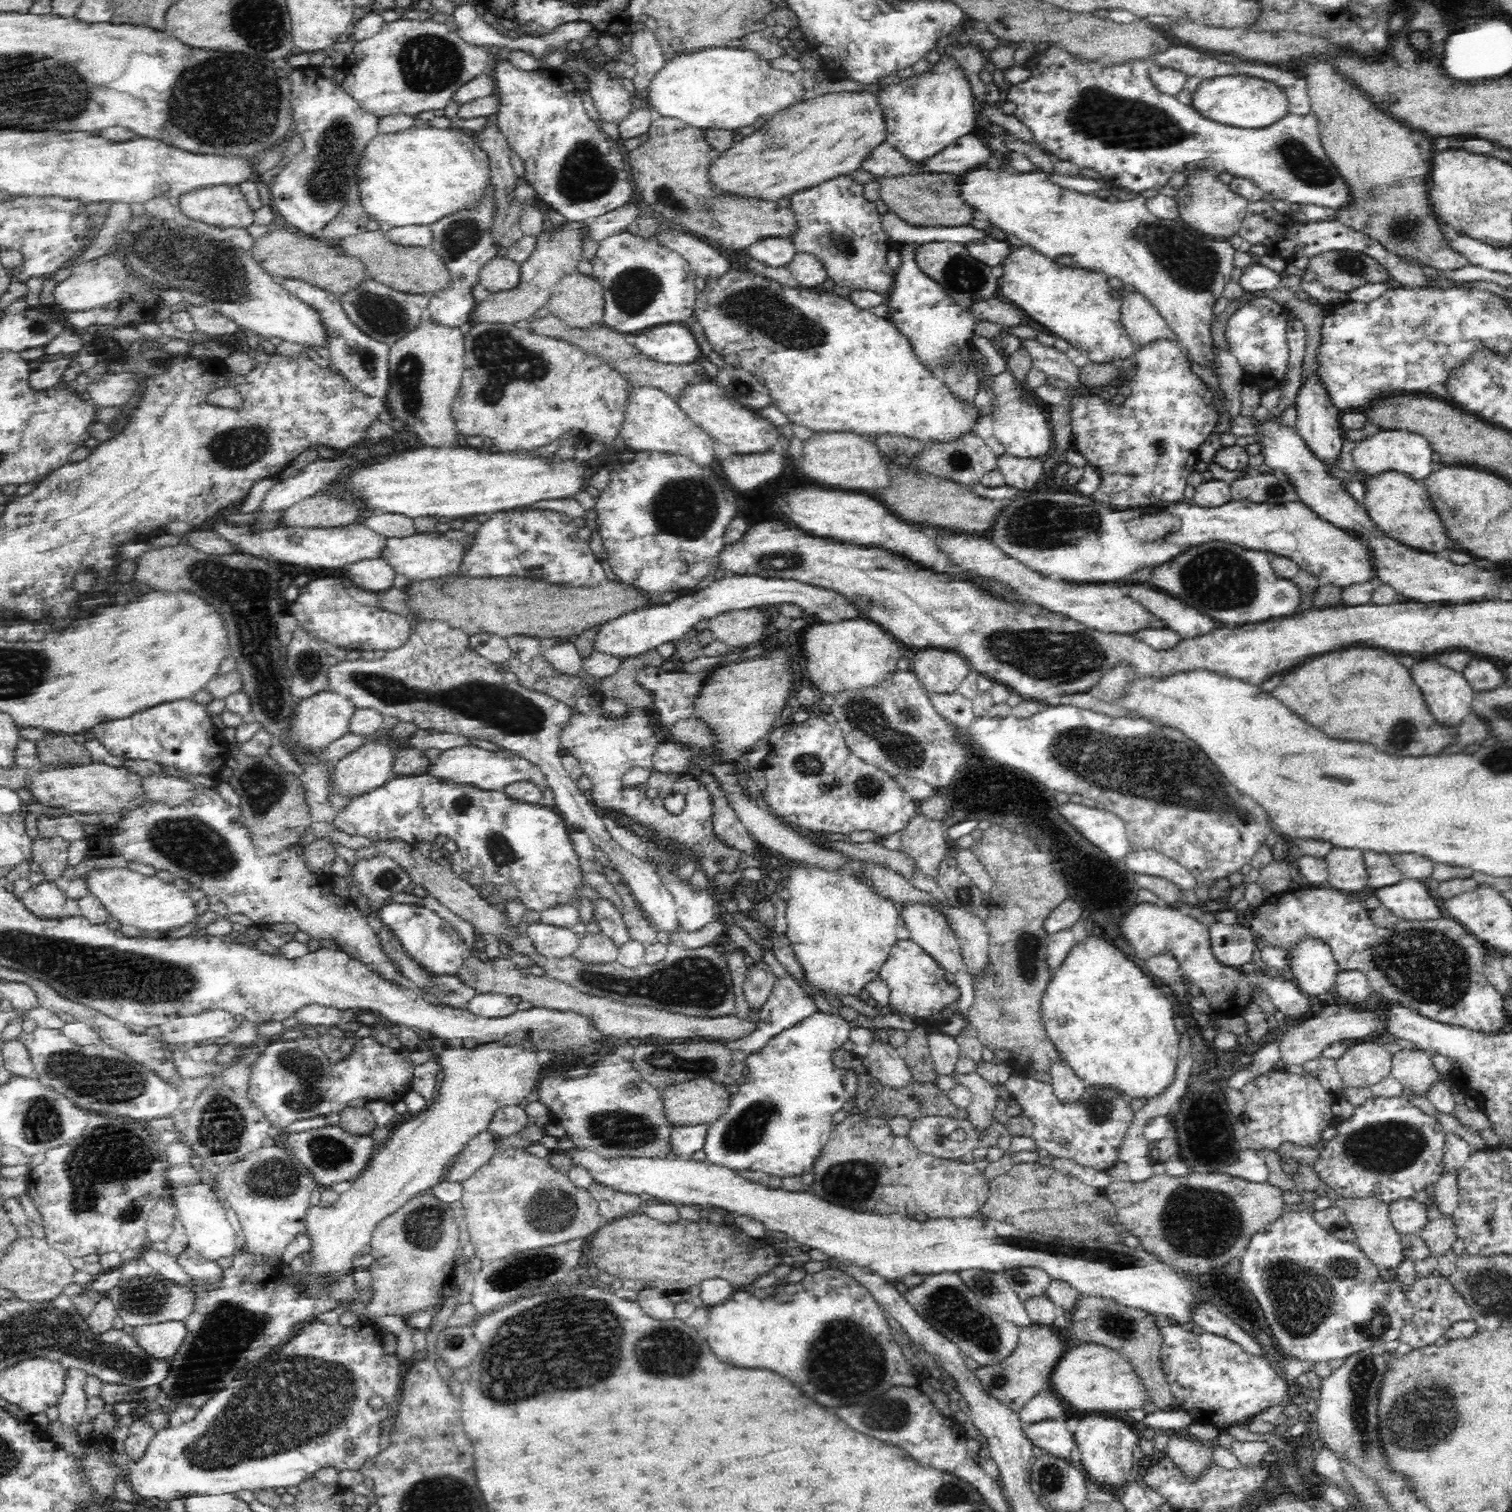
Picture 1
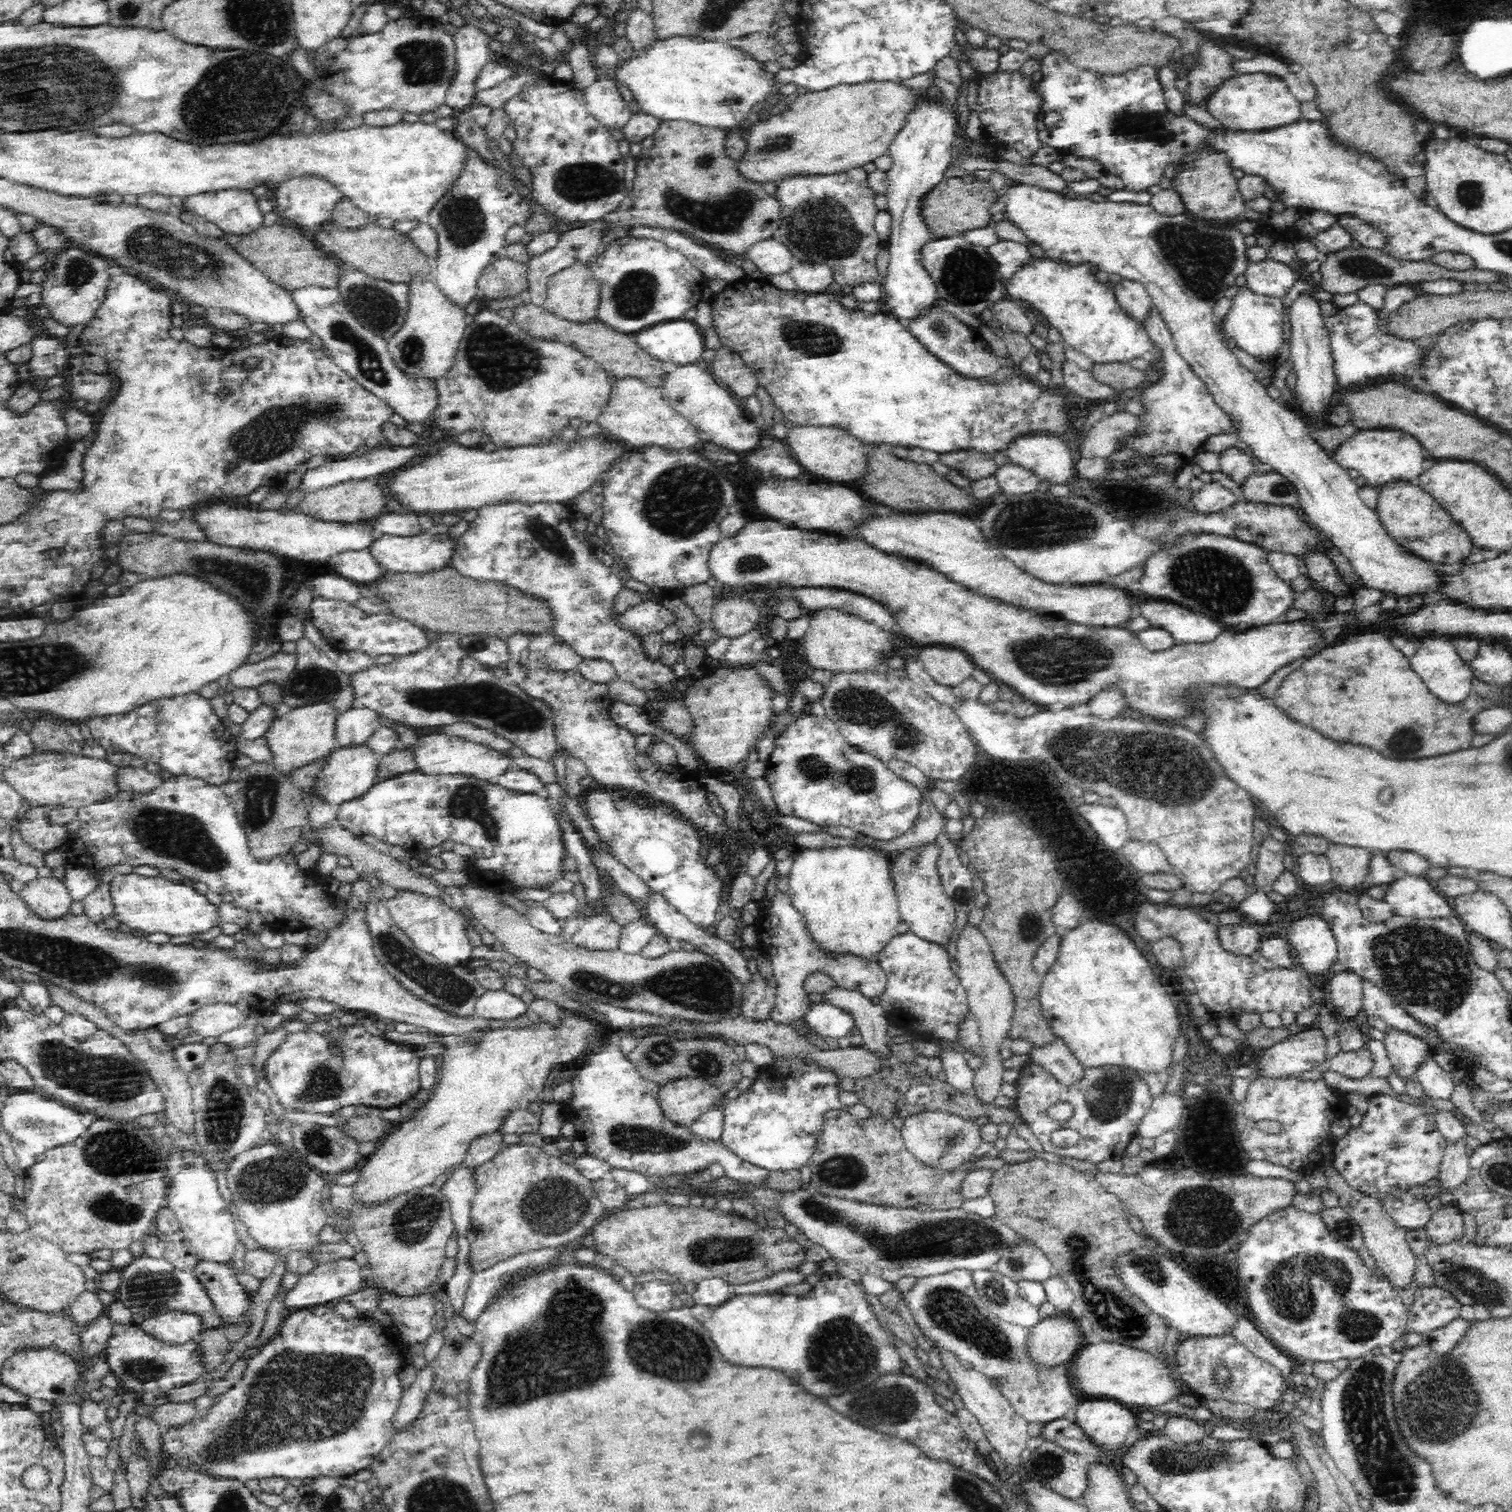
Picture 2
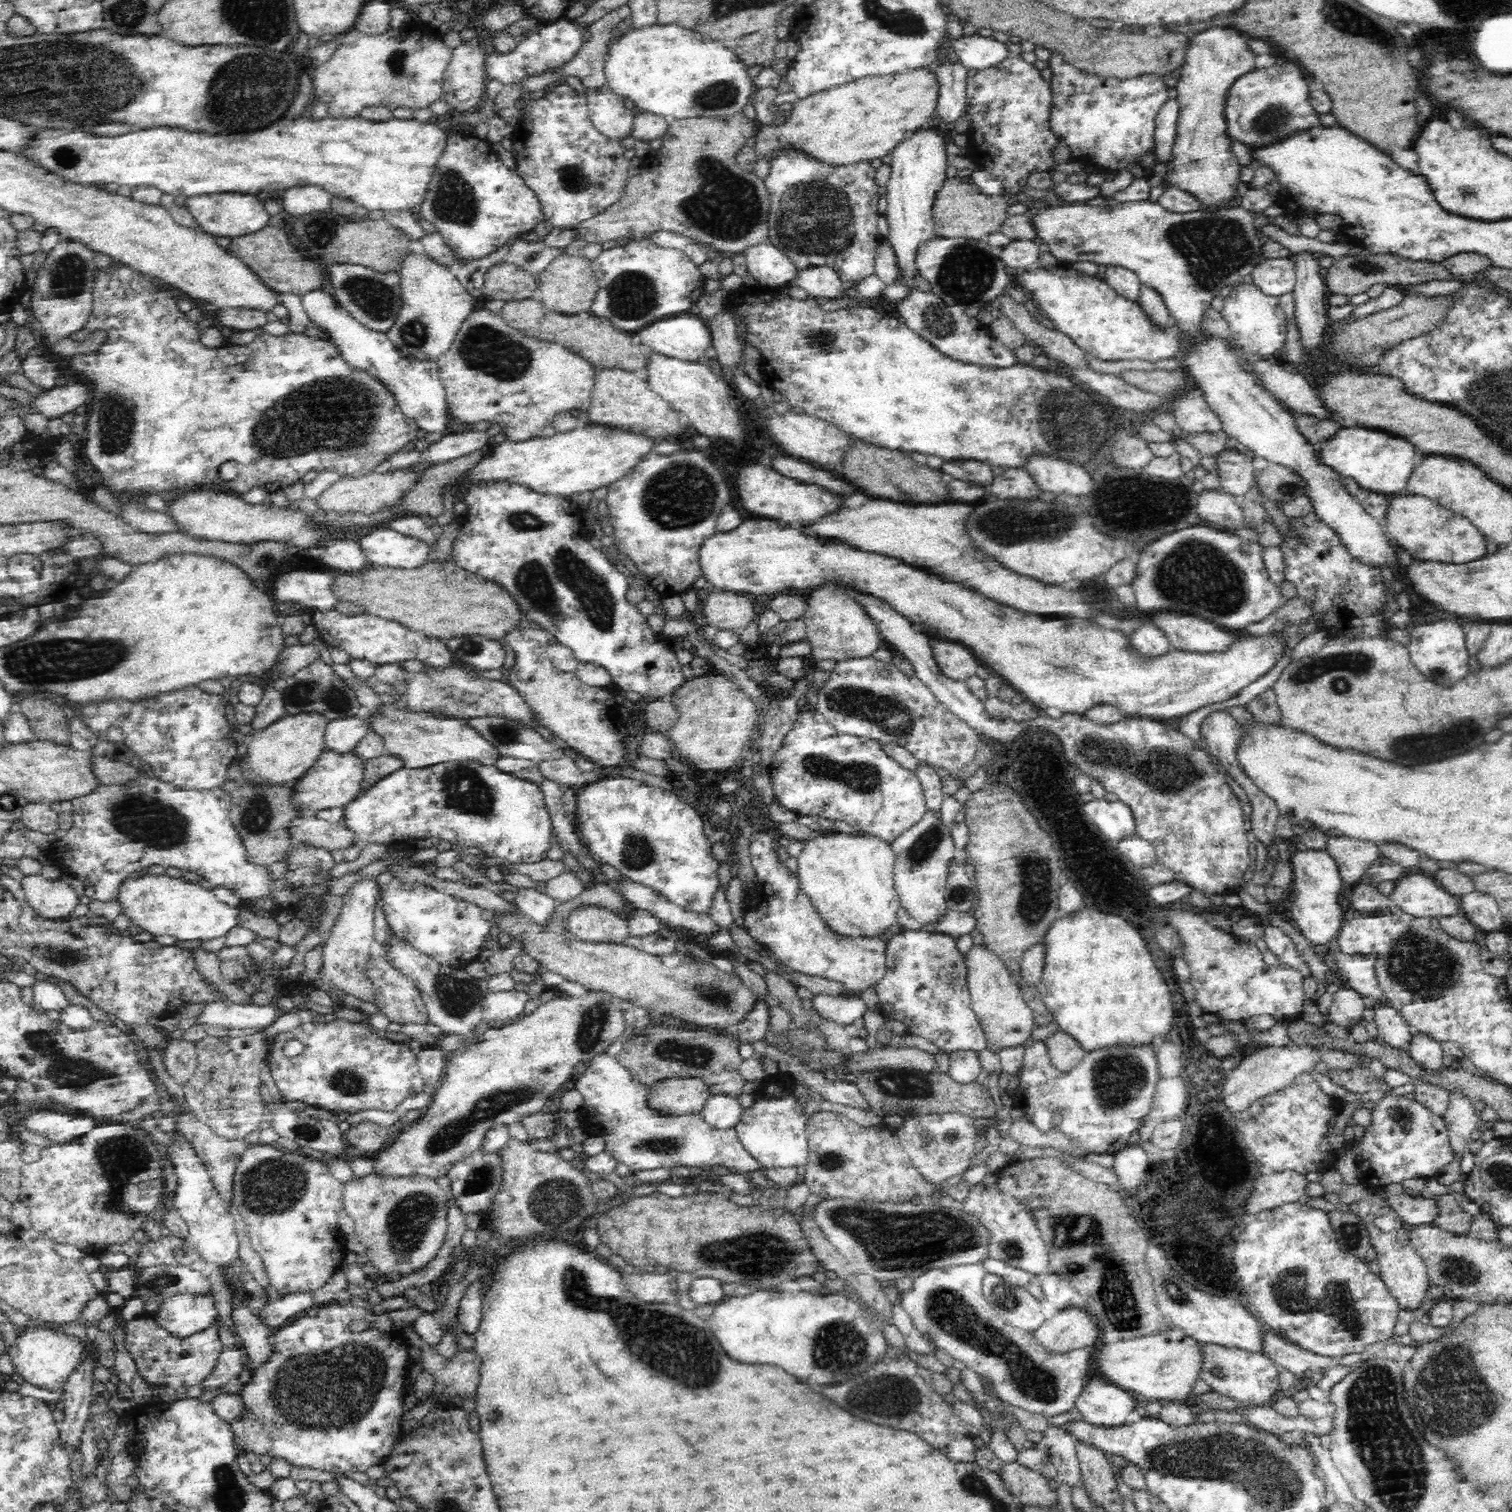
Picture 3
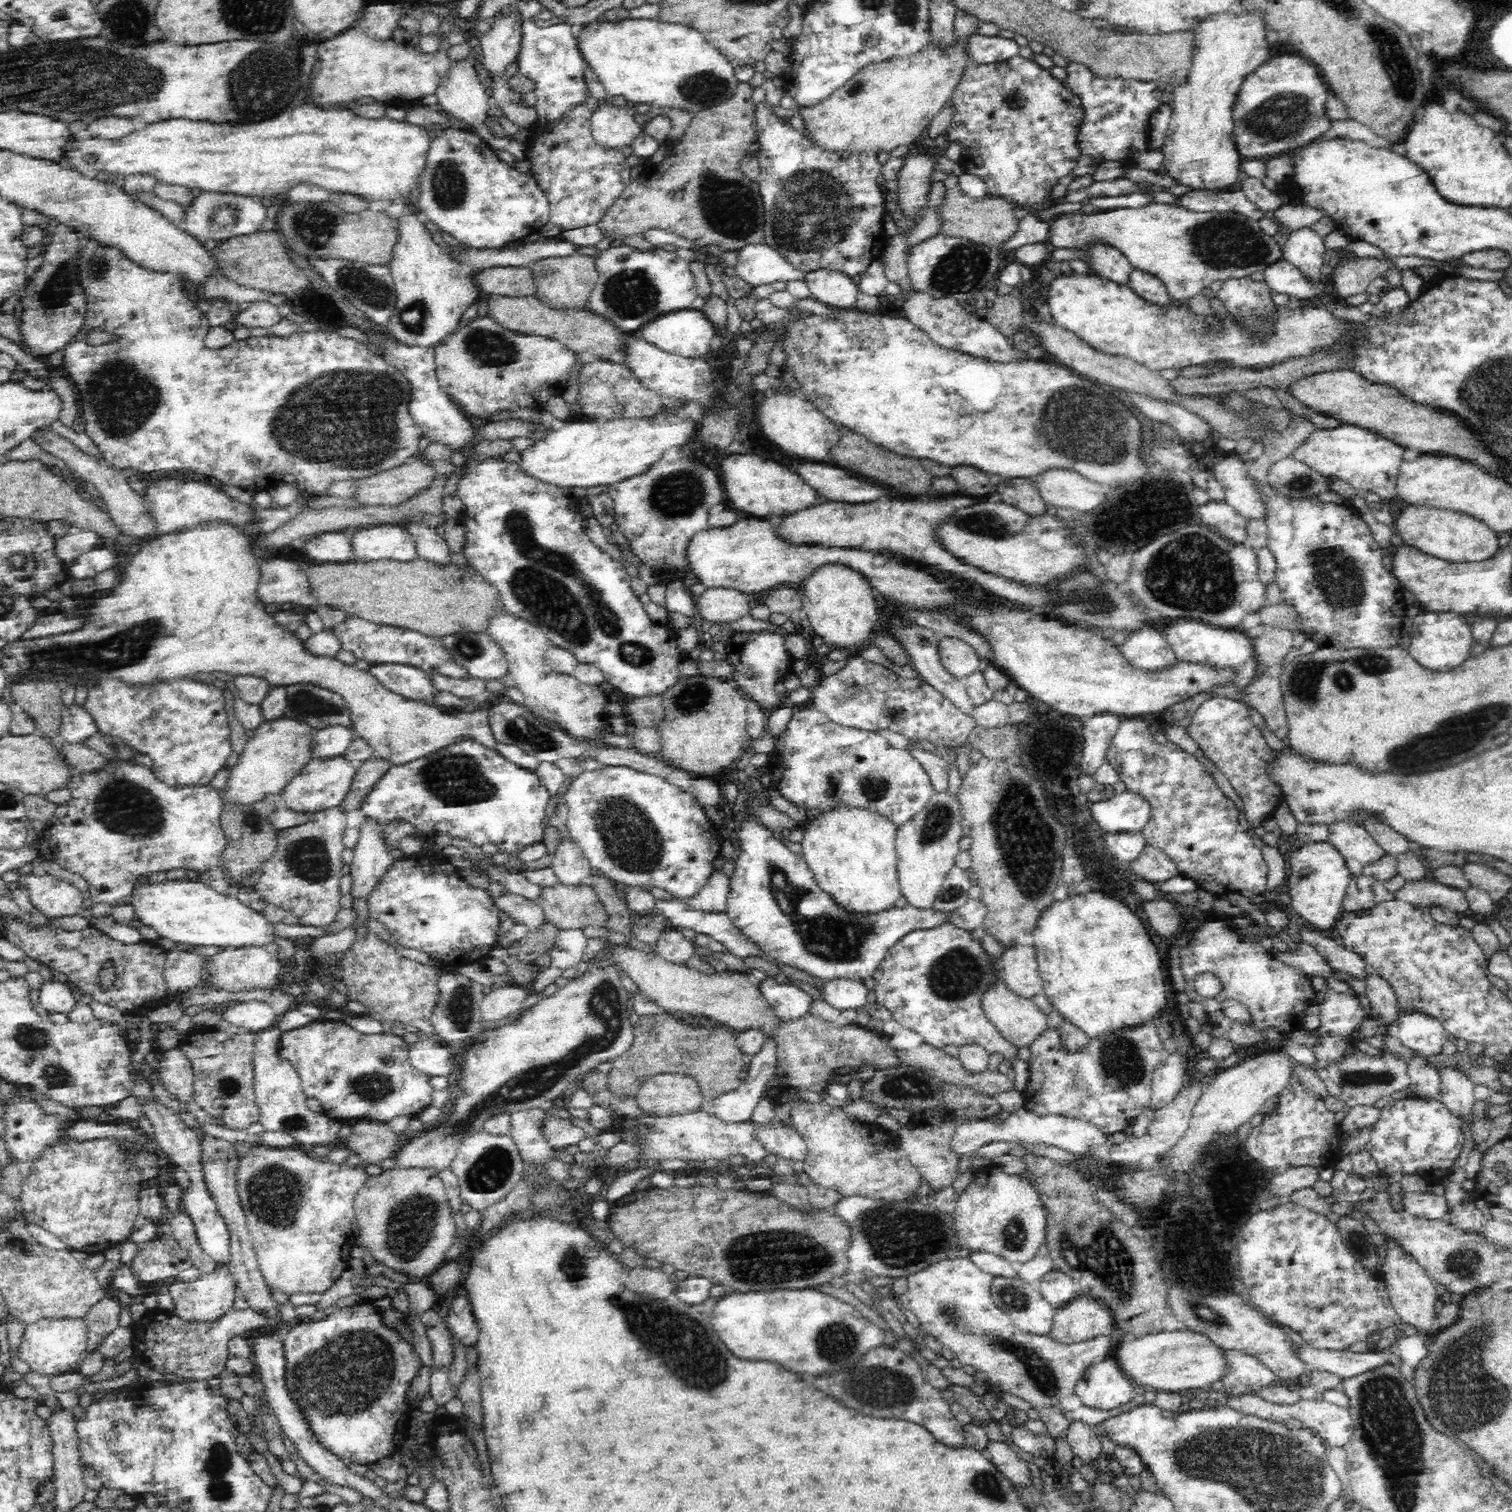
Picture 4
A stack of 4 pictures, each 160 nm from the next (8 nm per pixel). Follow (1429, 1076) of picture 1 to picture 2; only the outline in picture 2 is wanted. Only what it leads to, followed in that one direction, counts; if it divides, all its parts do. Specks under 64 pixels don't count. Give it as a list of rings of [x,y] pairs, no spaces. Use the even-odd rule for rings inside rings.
[[[1388,1025],[1383,1036],[1383,1043],[1395,1074],[1408,1080],[1414,1079],[1418,1063],[1426,1053],[1432,1051],[1432,1046],[1426,1039],[1392,1025]]]

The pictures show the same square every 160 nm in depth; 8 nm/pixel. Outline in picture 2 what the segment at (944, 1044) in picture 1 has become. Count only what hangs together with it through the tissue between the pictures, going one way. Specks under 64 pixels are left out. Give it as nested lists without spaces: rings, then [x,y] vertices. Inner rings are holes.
[[[950,1045],[943,1046],[944,1049],[939,1052],[938,1057],[942,1061],[948,1084],[962,1093],[972,1091],[976,1071],[970,1068],[962,1052],[950,1048]]]

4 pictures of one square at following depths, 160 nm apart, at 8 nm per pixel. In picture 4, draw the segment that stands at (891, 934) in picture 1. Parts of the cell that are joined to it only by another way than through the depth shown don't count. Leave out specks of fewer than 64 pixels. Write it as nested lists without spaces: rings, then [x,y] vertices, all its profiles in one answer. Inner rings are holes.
[[[830,807],[803,824],[802,849],[821,888],[851,914],[892,908],[901,895],[897,874],[897,825],[876,809]]]

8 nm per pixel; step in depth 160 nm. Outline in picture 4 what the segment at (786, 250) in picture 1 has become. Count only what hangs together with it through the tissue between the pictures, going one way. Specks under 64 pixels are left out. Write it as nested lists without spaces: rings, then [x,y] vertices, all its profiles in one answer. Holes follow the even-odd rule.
[[[747,244],[737,250],[735,274],[753,287],[776,281],[801,280],[806,273],[794,268],[769,244]]]

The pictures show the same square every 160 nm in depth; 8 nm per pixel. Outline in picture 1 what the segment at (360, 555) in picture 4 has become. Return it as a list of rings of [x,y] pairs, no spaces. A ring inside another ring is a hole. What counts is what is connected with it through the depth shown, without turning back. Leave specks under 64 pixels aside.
[[[460,530],[446,532],[414,533],[407,537],[390,537],[385,540],[381,557],[392,567],[394,572],[402,574],[410,581],[426,580],[434,577],[458,573],[463,552],[471,543],[472,534]]]

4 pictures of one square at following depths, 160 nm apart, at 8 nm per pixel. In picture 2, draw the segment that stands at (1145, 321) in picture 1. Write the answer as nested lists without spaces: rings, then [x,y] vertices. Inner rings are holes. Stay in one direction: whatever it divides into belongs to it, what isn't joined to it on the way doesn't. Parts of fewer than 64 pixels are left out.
[[[1122,277],[1122,280],[1111,284],[1115,297],[1120,303],[1120,307],[1142,322],[1146,313],[1152,308],[1153,302],[1145,289],[1145,286],[1136,280]]]

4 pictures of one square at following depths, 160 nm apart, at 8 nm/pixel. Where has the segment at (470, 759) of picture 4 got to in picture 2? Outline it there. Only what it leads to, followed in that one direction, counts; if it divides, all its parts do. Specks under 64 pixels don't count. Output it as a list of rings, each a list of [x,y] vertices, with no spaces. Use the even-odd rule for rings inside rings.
[[[414,770],[397,774],[395,777],[390,777],[382,782],[373,784],[370,790],[362,794],[362,796],[337,806],[337,819],[344,829],[349,830],[349,832],[356,836],[372,835],[377,840],[381,840],[389,845],[404,846],[409,854],[421,851],[435,852],[438,846],[446,840],[452,841],[454,844],[466,844],[474,851],[474,856],[470,859],[470,862],[476,864],[475,869],[484,872],[492,871],[498,884],[508,884],[513,889],[526,887],[545,890],[548,884],[552,884],[552,882],[563,876],[564,859],[567,856],[566,849],[562,845],[562,831],[560,831],[560,825],[558,825],[557,814],[554,809],[550,808],[549,800],[528,791],[508,789],[497,782],[492,783],[492,781],[480,780],[478,777],[466,773],[434,773],[431,775],[430,773],[421,773]]]

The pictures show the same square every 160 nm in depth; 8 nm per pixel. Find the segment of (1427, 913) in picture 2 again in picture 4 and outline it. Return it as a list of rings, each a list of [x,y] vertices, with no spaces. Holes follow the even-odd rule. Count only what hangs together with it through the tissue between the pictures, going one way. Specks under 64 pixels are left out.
[[[1431,877],[1418,883],[1406,882],[1394,893],[1394,899],[1417,903],[1422,908],[1442,906],[1456,914],[1462,914],[1469,909],[1464,891],[1435,882]]]

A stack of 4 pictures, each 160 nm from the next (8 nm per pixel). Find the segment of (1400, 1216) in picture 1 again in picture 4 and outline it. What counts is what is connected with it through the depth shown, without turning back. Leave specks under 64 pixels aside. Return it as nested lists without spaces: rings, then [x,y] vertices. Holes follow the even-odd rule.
[[[1405,1192],[1403,1193],[1401,1208],[1417,1217],[1424,1217],[1428,1220],[1445,1218],[1450,1211],[1450,1205],[1444,1196],[1426,1192]]]

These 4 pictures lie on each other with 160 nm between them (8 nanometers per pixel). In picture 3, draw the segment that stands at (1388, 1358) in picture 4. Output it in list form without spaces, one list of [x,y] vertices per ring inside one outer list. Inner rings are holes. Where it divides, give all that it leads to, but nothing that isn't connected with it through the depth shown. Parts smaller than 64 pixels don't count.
[[[1275,1332],[1265,1333],[1264,1356],[1270,1357],[1277,1365],[1282,1365],[1293,1374],[1316,1370],[1328,1371],[1328,1368],[1336,1366],[1340,1359],[1314,1354]]]

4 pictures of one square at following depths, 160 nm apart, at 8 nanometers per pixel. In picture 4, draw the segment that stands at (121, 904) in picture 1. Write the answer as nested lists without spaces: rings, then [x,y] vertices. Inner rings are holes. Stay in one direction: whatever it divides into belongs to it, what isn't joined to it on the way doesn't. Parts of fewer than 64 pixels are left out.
[[[198,880],[148,882],[134,892],[131,904],[135,909],[135,919],[175,943],[225,949],[263,947],[274,942],[278,936],[268,917],[244,905],[238,898],[218,894]]]

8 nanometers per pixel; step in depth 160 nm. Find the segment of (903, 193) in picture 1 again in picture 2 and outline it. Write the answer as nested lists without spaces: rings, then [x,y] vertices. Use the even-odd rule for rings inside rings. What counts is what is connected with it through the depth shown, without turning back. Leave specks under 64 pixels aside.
[[[949,168],[942,182],[926,194],[922,200],[922,215],[935,238],[948,238],[962,235],[968,230],[984,228],[992,223],[990,208],[1001,198],[1001,193],[994,192],[989,182],[981,182],[972,172],[954,171]]]

